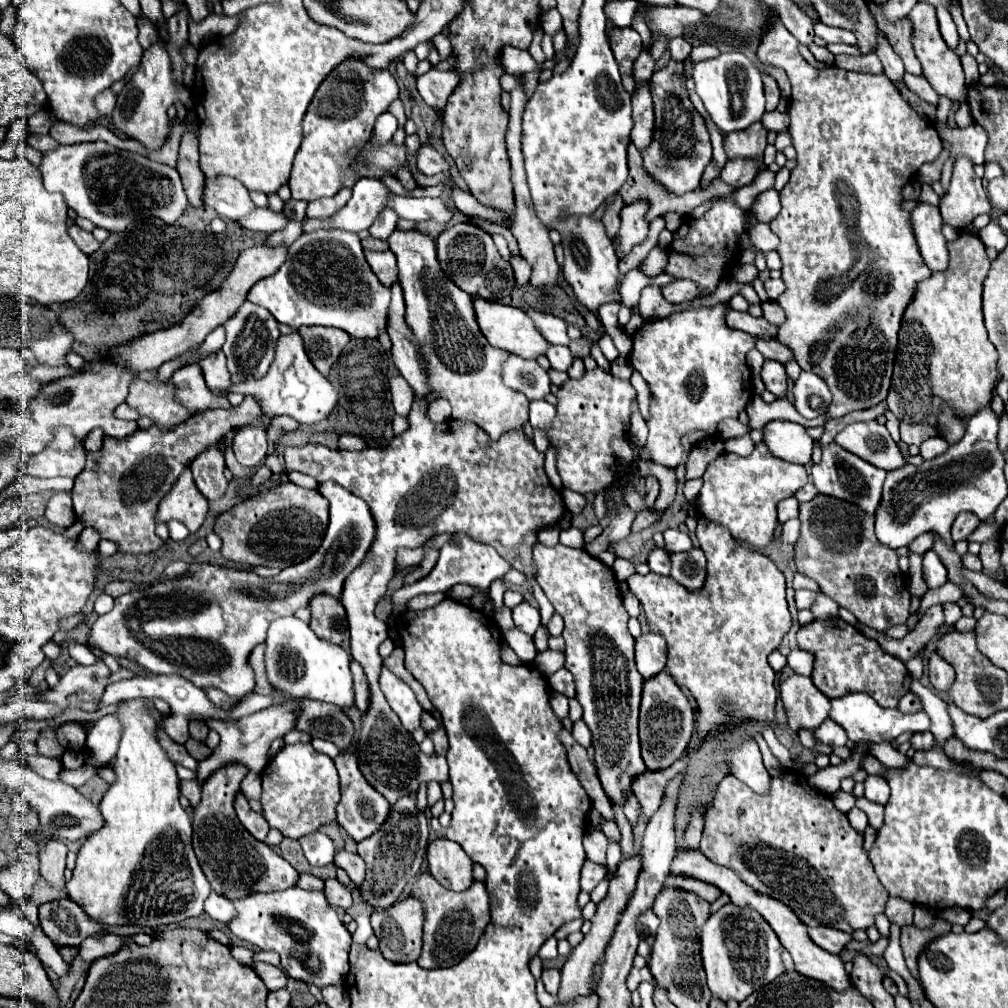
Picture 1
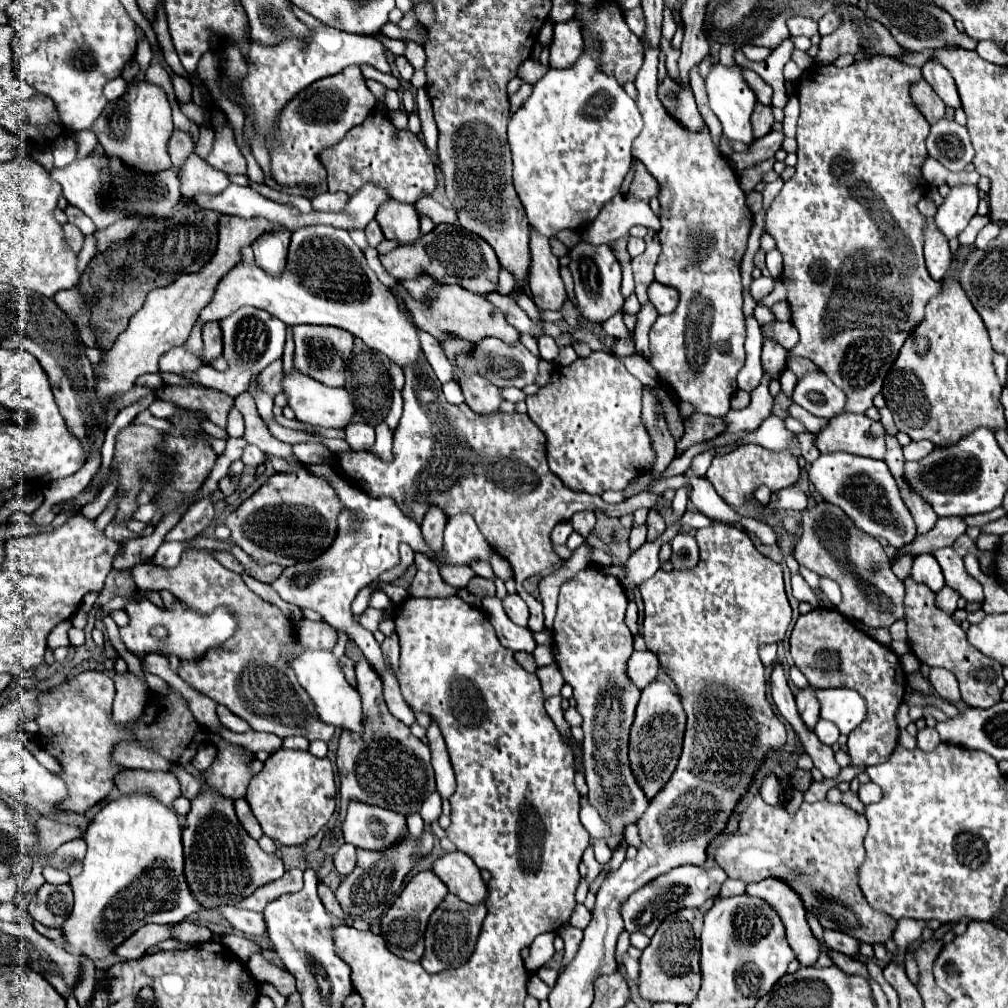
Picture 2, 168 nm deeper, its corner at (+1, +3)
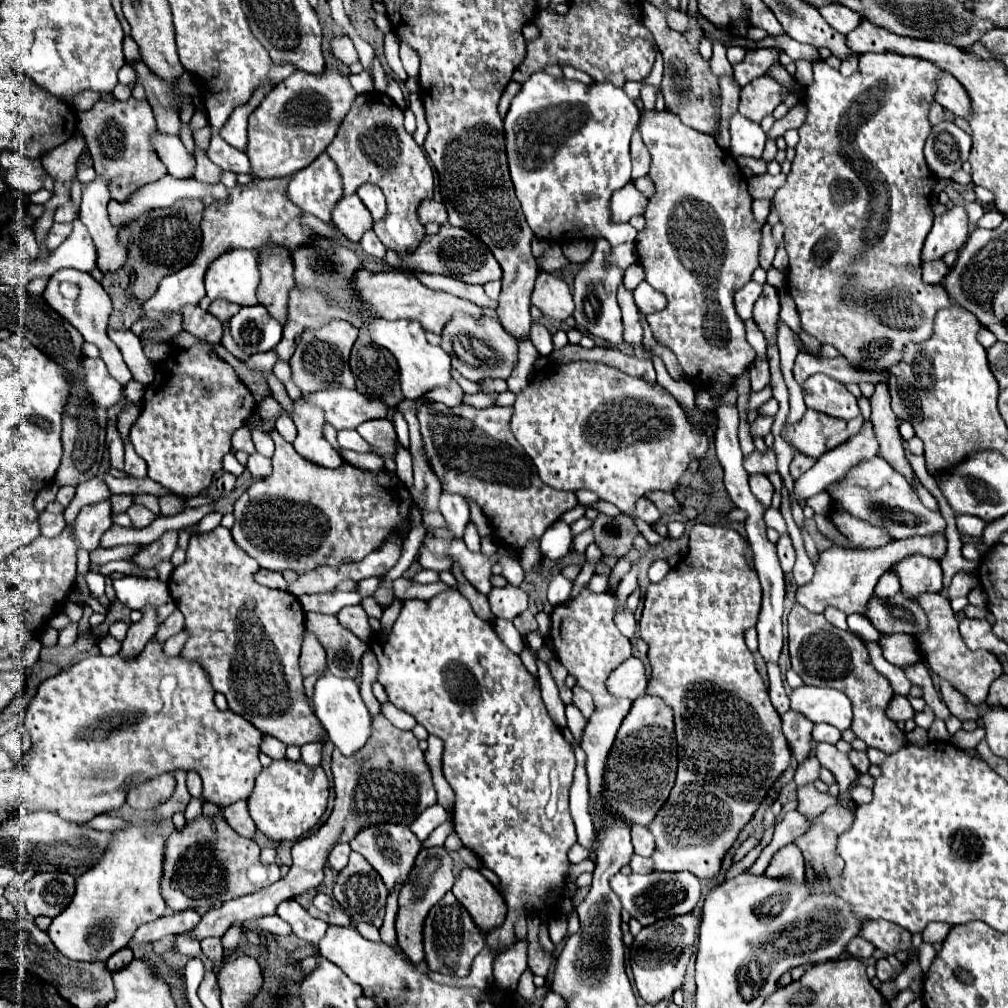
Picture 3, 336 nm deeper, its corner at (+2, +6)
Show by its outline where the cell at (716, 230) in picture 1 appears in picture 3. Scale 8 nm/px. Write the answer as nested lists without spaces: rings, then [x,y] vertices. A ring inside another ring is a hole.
[[[668,110],[642,112],[638,130],[652,156],[648,176],[656,184],[656,194],[650,198],[644,214],[646,228],[636,236],[638,260],[644,266],[646,282],[668,298],[668,306],[662,312],[646,316],[648,324],[654,338],[676,354],[688,382],[710,386],[714,384],[714,374],[720,370],[736,378],[756,358],[756,352],[744,338],[744,324],[734,308],[734,294],[752,280],[752,272],[758,268],[760,226],[752,216],[752,196],[748,194],[746,178],[736,160],[716,144],[712,134],[692,130]]]

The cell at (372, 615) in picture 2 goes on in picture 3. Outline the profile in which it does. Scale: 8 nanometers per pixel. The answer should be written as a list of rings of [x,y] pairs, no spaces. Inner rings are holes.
[[[346,606],[338,612],[338,620],[344,628],[354,632],[362,642],[370,642],[372,630],[368,624],[368,614],[364,612],[362,606]]]

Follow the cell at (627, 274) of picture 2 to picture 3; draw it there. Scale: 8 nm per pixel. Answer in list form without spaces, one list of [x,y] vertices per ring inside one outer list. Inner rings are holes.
[[[536,72],[528,78],[526,84],[522,84],[522,90],[514,96],[512,106],[504,118],[504,130],[506,130],[506,152],[508,152],[508,166],[510,166],[510,176],[516,188],[516,196],[522,204],[524,216],[528,226],[532,228],[532,232],[538,238],[544,238],[548,242],[560,242],[560,240],[572,240],[572,238],[592,238],[592,236],[602,236],[606,238],[612,248],[626,244],[626,242],[634,242],[636,240],[636,230],[630,224],[612,224],[610,222],[610,212],[608,212],[608,204],[610,204],[610,196],[614,190],[620,190],[622,186],[626,186],[630,182],[630,138],[634,128],[638,126],[640,120],[640,110],[636,108],[636,104],[626,96],[626,92],[618,86],[612,86],[610,82],[594,82],[594,84],[582,84],[576,80],[564,80],[564,78],[554,78],[546,72]]]

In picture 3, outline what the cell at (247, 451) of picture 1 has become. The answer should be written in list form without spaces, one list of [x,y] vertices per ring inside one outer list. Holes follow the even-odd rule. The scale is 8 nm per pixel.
[[[254,452],[248,456],[248,464],[246,468],[252,472],[254,478],[266,478],[270,472],[272,472],[272,464],[270,464],[270,458]]]

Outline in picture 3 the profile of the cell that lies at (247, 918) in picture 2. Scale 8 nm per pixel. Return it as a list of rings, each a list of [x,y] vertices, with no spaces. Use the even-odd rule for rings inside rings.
[[[260,916],[260,918],[256,918],[254,920],[254,924],[256,924],[256,928],[258,930],[266,930],[266,932],[270,932],[270,934],[280,934],[280,936],[288,936],[288,934],[292,934],[292,928],[290,928],[290,924],[288,922],[284,922],[280,916]]]

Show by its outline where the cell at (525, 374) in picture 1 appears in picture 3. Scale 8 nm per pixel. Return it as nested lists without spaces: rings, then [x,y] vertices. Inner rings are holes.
[[[458,314],[458,318],[454,318],[446,330],[442,330],[442,350],[450,354],[452,368],[456,368],[470,382],[480,382],[484,378],[508,380],[518,364],[518,340],[488,316],[476,320]]]

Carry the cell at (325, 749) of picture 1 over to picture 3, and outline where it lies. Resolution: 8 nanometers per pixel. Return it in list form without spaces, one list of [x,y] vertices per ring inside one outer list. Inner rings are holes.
[[[308,744],[306,748],[300,748],[302,750],[302,762],[308,764],[308,766],[318,766],[320,764],[320,756],[322,756],[322,744]]]

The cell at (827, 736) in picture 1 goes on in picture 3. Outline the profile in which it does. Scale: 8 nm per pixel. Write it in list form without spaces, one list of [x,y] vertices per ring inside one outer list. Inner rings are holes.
[[[816,724],[814,732],[812,732],[812,738],[814,738],[814,742],[838,742],[840,740],[840,730],[830,726],[830,724]],[[832,738],[836,738],[836,740],[832,740]]]

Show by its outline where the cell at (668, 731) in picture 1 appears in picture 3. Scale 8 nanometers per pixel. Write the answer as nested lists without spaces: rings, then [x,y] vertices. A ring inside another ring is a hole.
[[[644,694],[634,700],[628,716],[624,718],[614,750],[610,752],[610,766],[606,778],[610,778],[610,808],[616,814],[626,814],[630,822],[648,826],[654,820],[658,808],[666,802],[676,776],[676,732],[674,710],[662,698]]]

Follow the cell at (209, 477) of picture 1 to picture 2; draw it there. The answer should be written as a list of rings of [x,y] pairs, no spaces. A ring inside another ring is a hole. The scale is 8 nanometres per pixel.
[[[205,497],[187,509],[181,521],[165,535],[165,541],[193,539],[201,531],[205,531],[211,525],[211,521],[213,521],[213,503],[211,497]]]

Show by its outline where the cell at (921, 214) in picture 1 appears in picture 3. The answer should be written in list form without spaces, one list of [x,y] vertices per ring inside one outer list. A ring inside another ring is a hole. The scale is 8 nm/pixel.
[[[942,258],[938,260],[932,260],[932,262],[924,262],[922,264],[922,276],[924,276],[924,282],[930,282],[930,284],[940,284],[948,272],[948,266],[944,264]]]

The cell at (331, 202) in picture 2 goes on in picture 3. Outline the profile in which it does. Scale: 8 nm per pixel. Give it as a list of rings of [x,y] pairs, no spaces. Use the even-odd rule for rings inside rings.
[[[342,196],[332,208],[332,222],[352,242],[360,242],[362,234],[372,228],[372,218],[362,200],[354,196]]]

